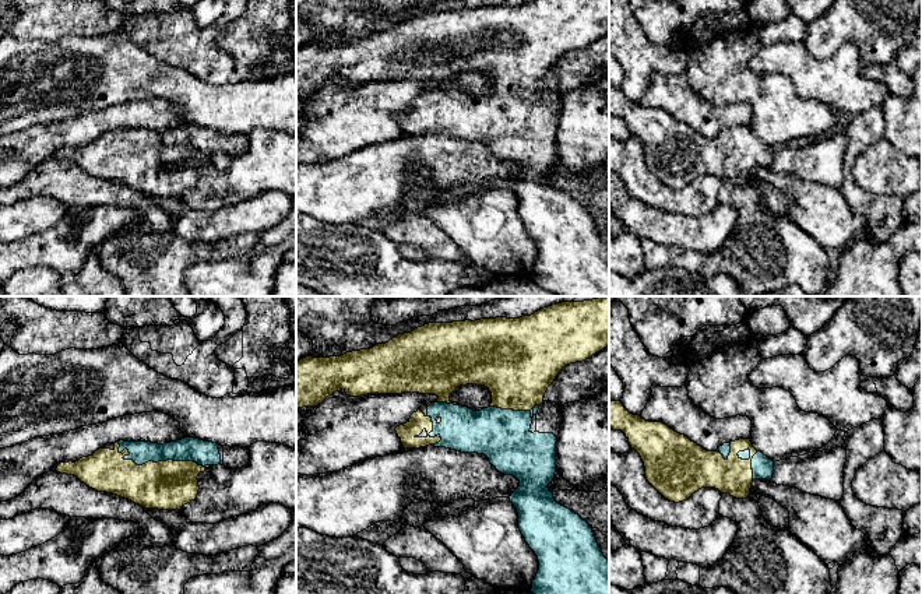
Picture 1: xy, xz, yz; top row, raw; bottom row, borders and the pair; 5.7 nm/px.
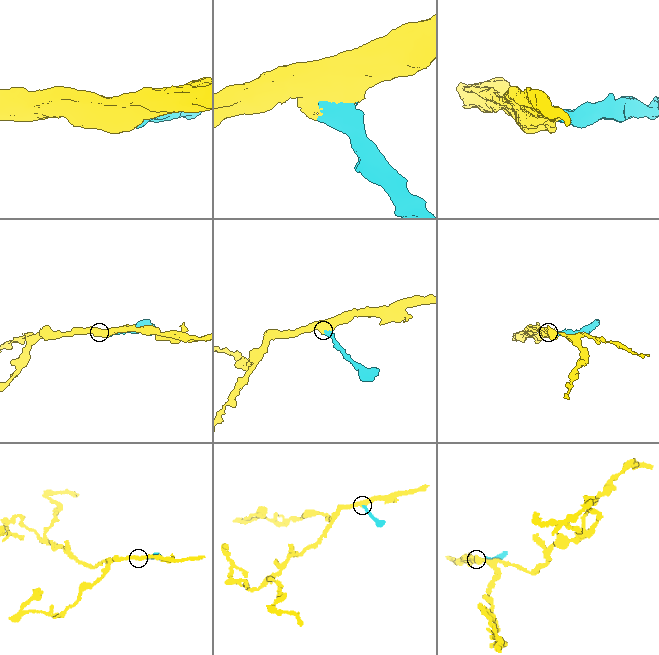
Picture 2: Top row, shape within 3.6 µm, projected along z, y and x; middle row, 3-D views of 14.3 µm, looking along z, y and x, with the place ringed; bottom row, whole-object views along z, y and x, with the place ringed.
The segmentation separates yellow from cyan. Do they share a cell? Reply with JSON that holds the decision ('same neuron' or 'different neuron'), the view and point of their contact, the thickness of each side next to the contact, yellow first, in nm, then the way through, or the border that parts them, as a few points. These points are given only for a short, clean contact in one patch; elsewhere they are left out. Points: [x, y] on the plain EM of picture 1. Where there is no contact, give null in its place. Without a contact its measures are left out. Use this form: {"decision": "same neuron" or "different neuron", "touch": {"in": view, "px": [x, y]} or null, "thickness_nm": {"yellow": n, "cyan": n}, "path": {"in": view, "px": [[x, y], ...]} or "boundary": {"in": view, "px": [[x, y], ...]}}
{"decision": "same neuron", "touch": {"in": "xy", "px": [151, 148]}, "thickness_nm": {"yellow": 280, "cyan": 140}}

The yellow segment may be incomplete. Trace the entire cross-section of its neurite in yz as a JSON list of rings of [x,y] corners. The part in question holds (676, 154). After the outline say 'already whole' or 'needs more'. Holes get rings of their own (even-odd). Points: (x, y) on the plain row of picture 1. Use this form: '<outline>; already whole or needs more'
[[[620,88],[609,89],[609,116],[626,122],[644,150],[647,168],[675,190],[701,175],[746,186],[754,166],[771,168],[774,161],[774,148],[757,138],[750,126],[707,138],[662,109],[630,101]]]; needs more

